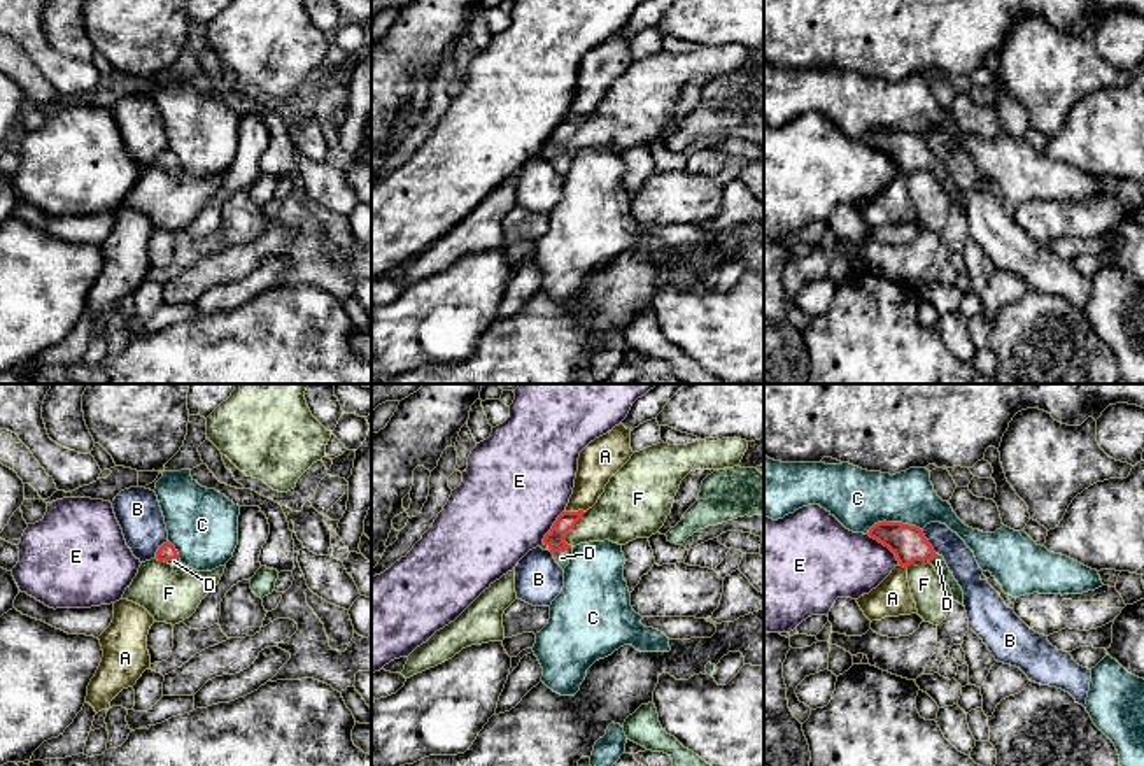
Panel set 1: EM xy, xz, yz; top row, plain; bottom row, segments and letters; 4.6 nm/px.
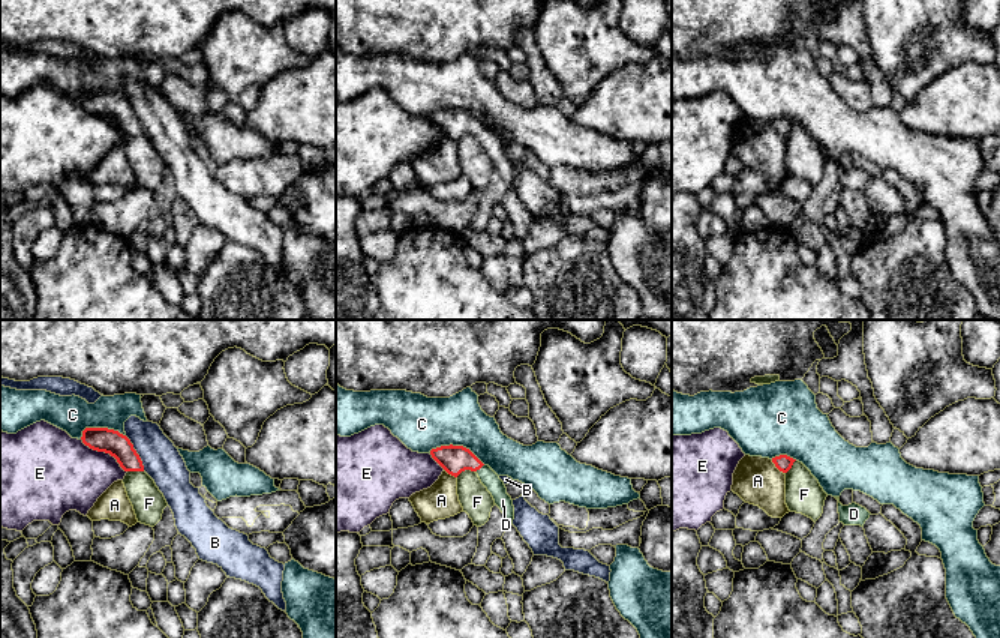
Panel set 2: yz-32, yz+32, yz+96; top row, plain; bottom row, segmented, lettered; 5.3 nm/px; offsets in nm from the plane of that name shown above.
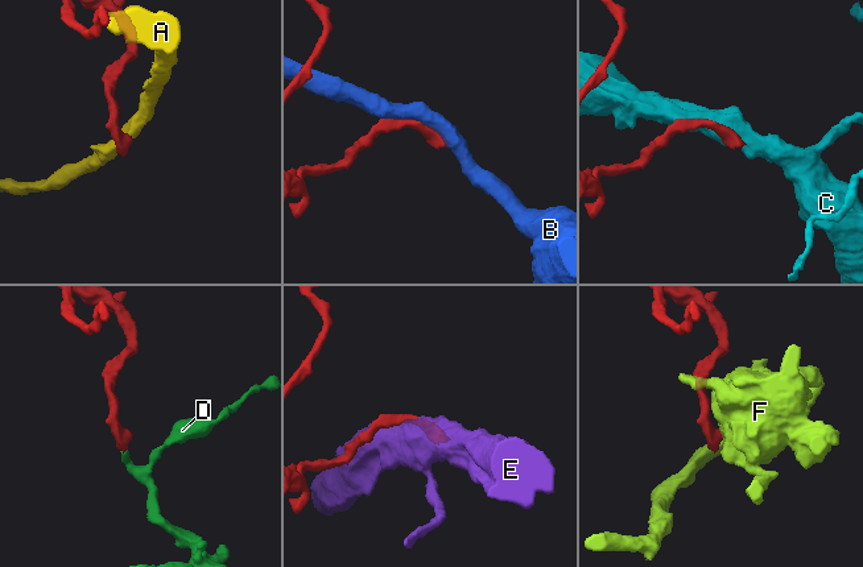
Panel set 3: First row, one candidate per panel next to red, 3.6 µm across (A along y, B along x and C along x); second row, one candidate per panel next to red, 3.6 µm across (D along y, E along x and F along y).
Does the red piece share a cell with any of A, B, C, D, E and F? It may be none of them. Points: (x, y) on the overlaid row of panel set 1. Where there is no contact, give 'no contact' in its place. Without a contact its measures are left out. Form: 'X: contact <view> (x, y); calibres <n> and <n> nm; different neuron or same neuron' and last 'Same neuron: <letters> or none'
A: contact xz (573, 512); calibres 90 and 180 nm; different neuron
B: contact yz (927, 542); calibres 160 and 130 nm; different neuron
C: contact yz (892, 523); calibres 160 and 280 nm; different neuron
D: contact xz (561, 549); calibres 90 and 70 nm; same neuron
E: contact yz (887, 546); calibres 160 and 320 nm; different neuron
F: contact xz (570, 528); calibres 90 and 260 nm; different neuron
Same neuron: D

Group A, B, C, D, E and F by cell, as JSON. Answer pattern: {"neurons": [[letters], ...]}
{"neurons": [["A"], ["B"], ["C"], ["D"], ["E"], ["F"]]}

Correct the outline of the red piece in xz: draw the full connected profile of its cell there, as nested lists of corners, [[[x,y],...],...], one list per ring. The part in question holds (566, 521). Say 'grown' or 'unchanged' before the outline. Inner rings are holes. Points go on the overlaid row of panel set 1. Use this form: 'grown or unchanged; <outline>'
grown; [[[562,512],[545,535],[543,543],[554,554],[555,563],[564,570],[569,564],[573,547],[564,542],[564,535],[575,528],[585,512]]]

